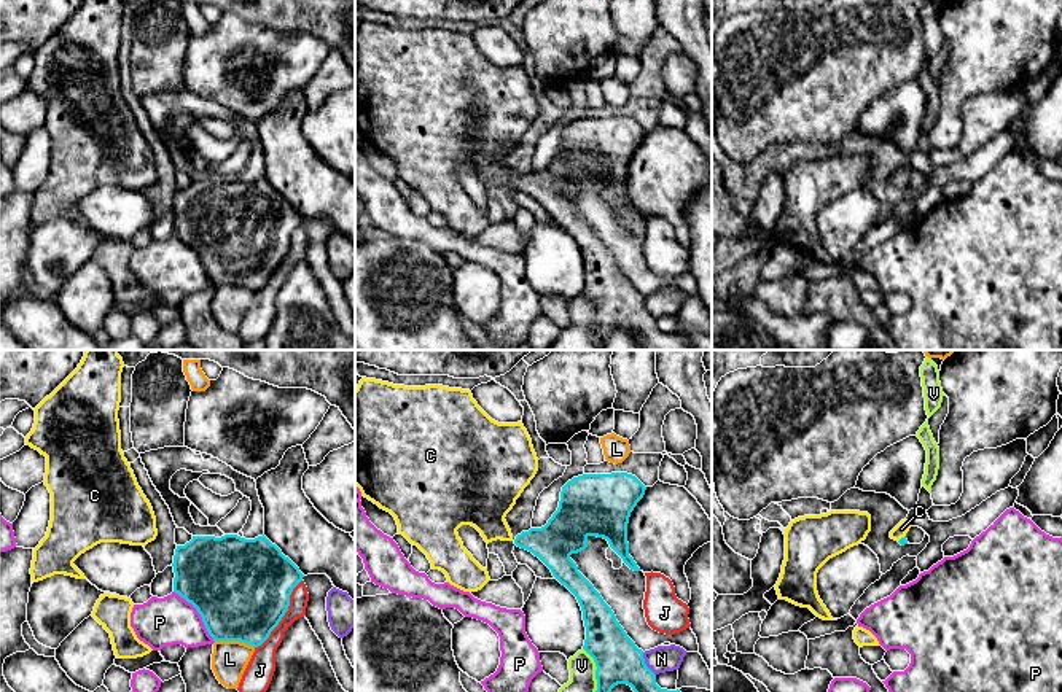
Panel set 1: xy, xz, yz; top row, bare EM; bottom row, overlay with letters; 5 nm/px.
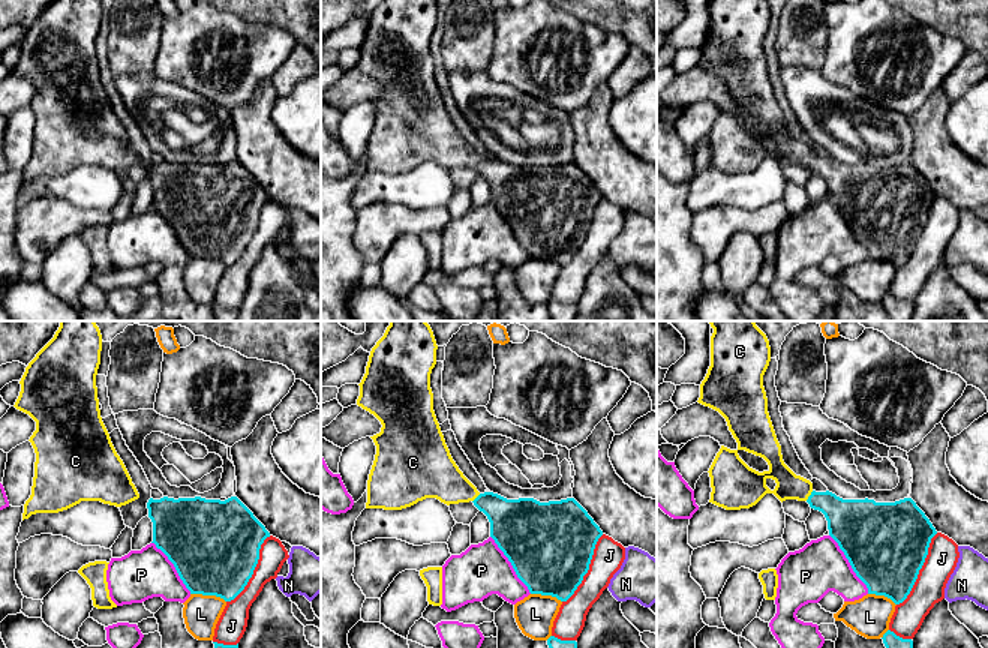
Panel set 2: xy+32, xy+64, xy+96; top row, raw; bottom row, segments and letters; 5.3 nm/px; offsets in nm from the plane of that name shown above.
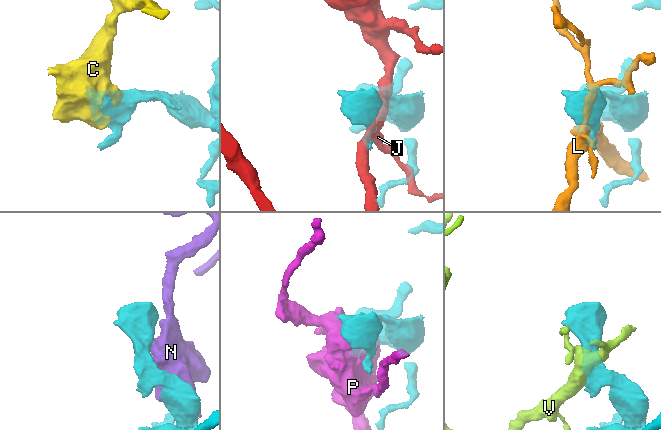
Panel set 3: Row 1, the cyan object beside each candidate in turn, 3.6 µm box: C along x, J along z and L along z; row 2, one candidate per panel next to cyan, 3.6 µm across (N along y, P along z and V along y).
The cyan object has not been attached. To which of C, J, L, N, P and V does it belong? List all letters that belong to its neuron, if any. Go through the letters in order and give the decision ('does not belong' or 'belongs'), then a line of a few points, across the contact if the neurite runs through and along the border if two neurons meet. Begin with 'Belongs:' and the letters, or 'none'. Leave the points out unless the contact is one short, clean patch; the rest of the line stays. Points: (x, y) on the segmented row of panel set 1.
Belongs: C
C: belongs | yz (901, 541), (901, 538), (901, 528)
J: does not belong
L: does not belong
N: does not belong
P: does not belong
V: does not belong

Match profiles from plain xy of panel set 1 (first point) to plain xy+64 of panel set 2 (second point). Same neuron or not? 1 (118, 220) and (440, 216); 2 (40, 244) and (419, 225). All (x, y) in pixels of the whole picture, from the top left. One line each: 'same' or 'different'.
1: different
2: same

